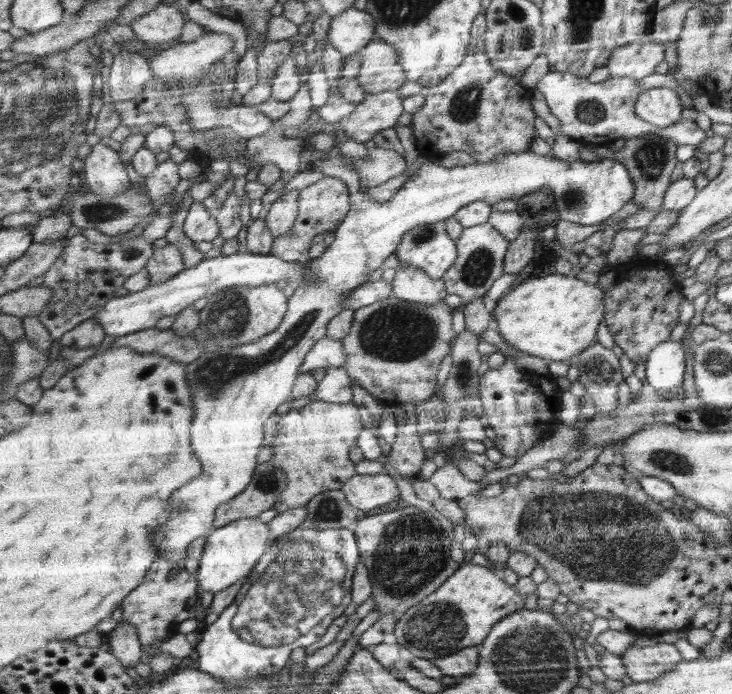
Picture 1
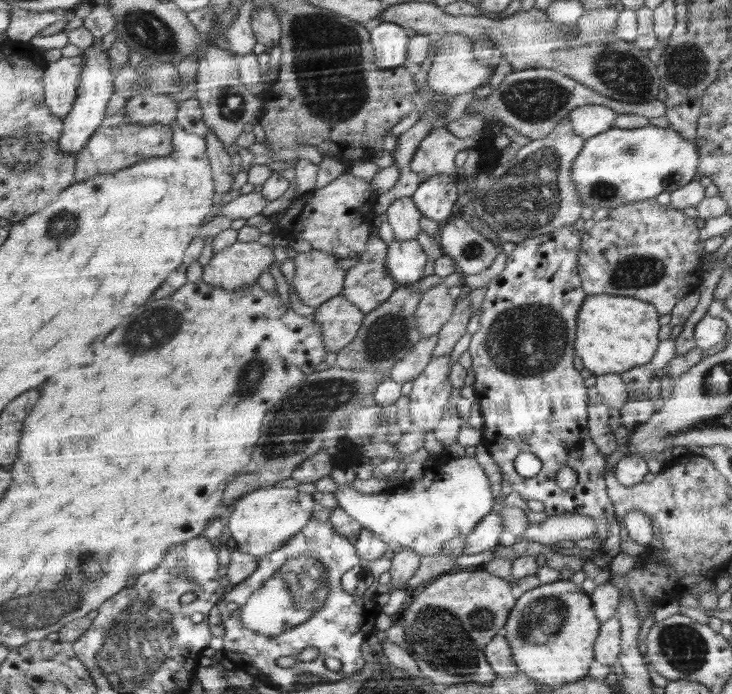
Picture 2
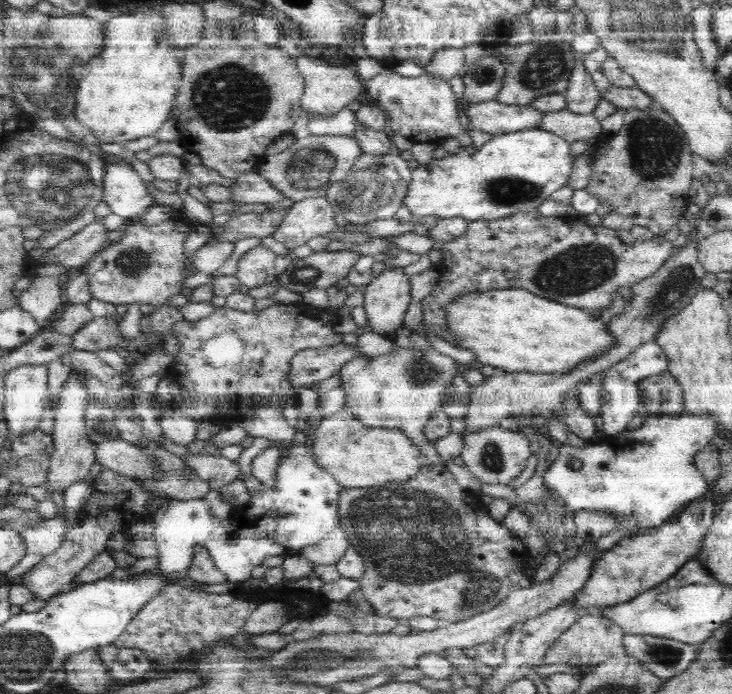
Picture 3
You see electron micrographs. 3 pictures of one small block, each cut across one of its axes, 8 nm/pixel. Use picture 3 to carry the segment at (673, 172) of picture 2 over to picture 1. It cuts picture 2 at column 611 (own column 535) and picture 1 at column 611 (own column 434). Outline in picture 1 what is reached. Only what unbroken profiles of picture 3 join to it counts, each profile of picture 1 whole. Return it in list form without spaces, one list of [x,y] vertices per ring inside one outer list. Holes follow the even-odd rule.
[[[522,152],[518,155],[504,155],[492,162],[477,162],[453,168],[443,168],[437,160],[430,162],[428,159],[422,162],[422,166],[404,182],[392,198],[386,202],[378,202],[370,200],[360,190],[361,183],[358,173],[347,164],[342,156],[346,155],[329,160],[318,160],[312,165],[312,171],[323,173],[326,177],[338,178],[348,184],[350,190],[350,208],[334,234],[334,242],[320,257],[309,261],[315,282],[312,281],[307,287],[300,287],[294,291],[289,301],[288,312],[283,316],[283,322],[271,334],[255,340],[254,343],[238,344],[238,346],[214,344],[217,347],[216,350],[205,351],[199,359],[186,367],[187,383],[190,385],[192,395],[191,401],[195,405],[195,414],[190,425],[191,447],[202,462],[203,472],[196,478],[192,478],[190,483],[184,484],[172,493],[169,503],[175,514],[166,524],[153,530],[150,535],[150,540],[153,542],[155,537],[157,556],[166,556],[173,567],[186,558],[186,546],[190,542],[194,542],[200,536],[206,537],[206,534],[209,534],[208,530],[212,530],[212,520],[215,520],[214,510],[230,502],[251,484],[255,468],[258,466],[256,454],[264,438],[264,422],[276,412],[276,408],[282,402],[288,400],[292,386],[295,386],[296,374],[298,370],[302,370],[307,352],[325,337],[327,324],[345,309],[343,302],[349,298],[349,294],[367,282],[368,274],[385,267],[385,260],[395,254],[403,237],[409,231],[424,224],[444,222],[453,217],[462,207],[478,200],[493,205],[501,200],[519,199],[529,192],[534,192],[542,185],[549,186],[549,191],[553,194],[559,220],[581,226],[601,224],[612,214],[616,214],[624,204],[632,201],[635,196],[635,183],[631,180],[631,174],[628,173],[627,166],[619,161],[601,159],[598,162],[584,162],[579,159],[576,162],[566,162],[558,160],[551,153],[538,156],[534,152]]]

